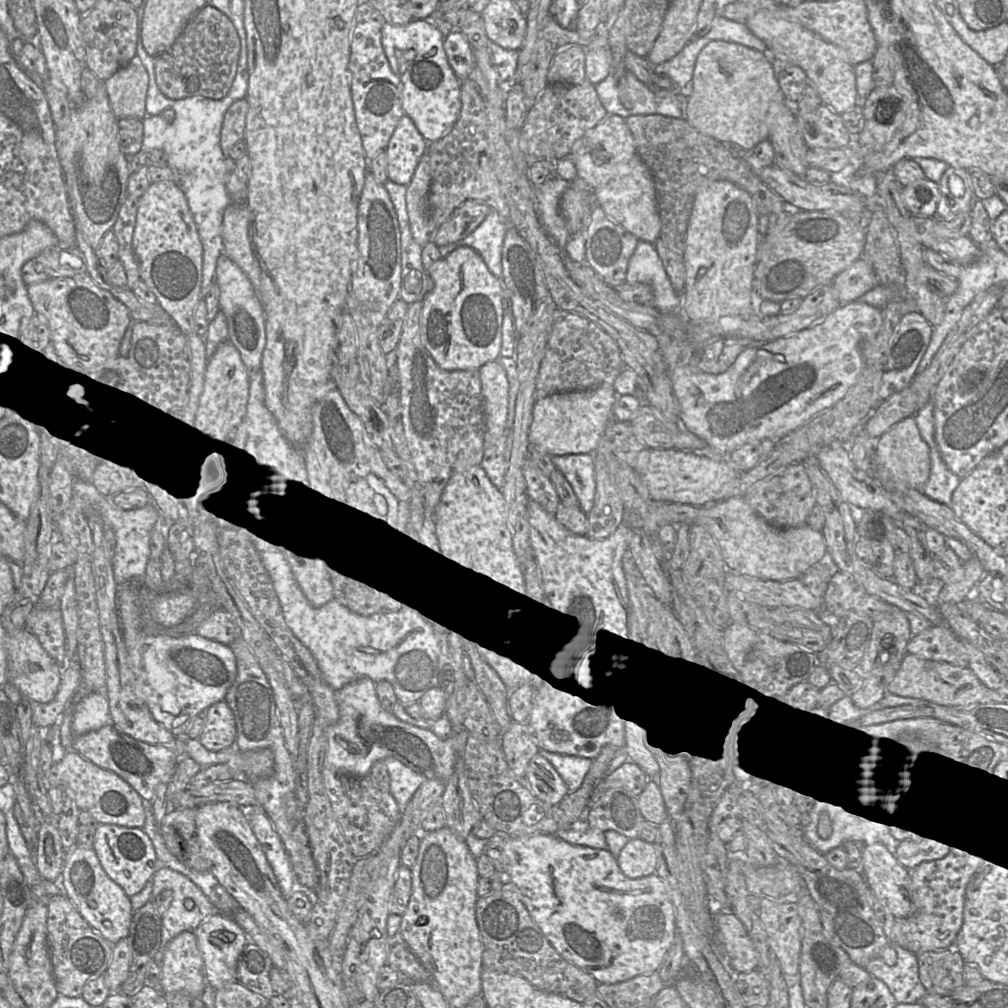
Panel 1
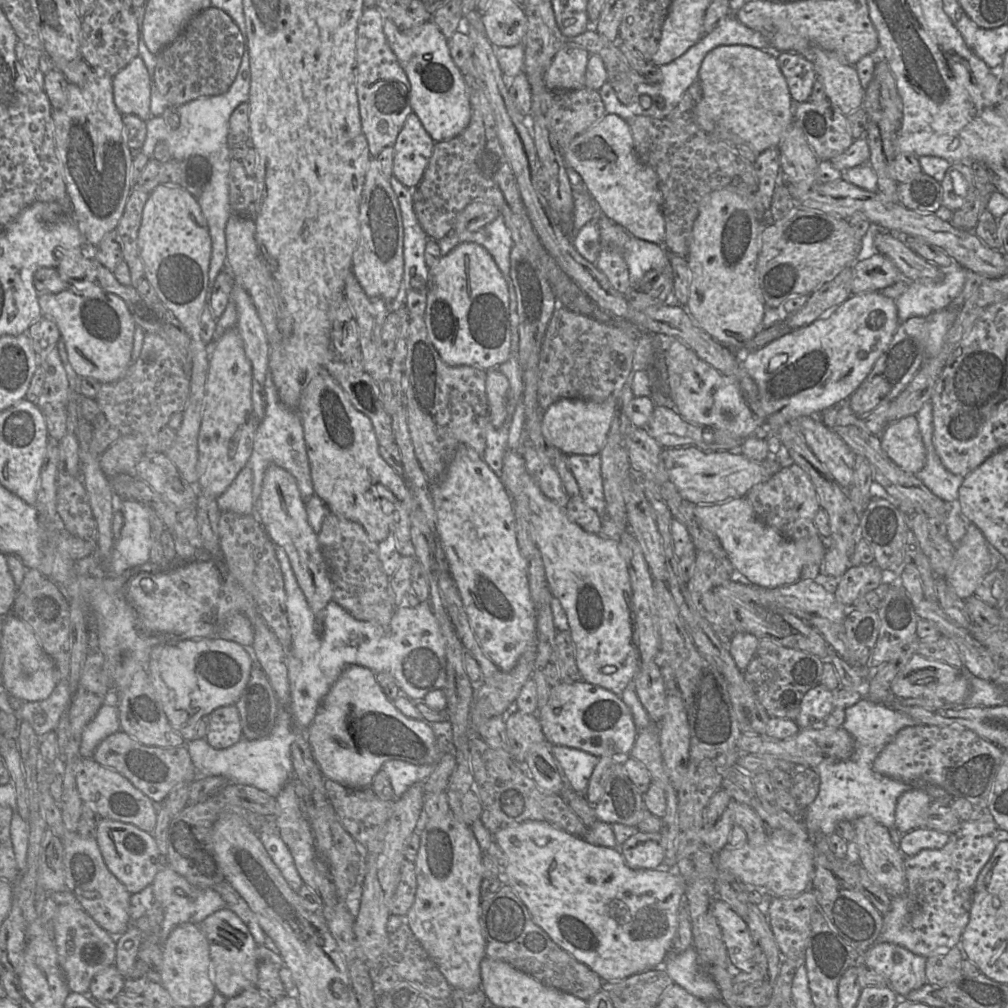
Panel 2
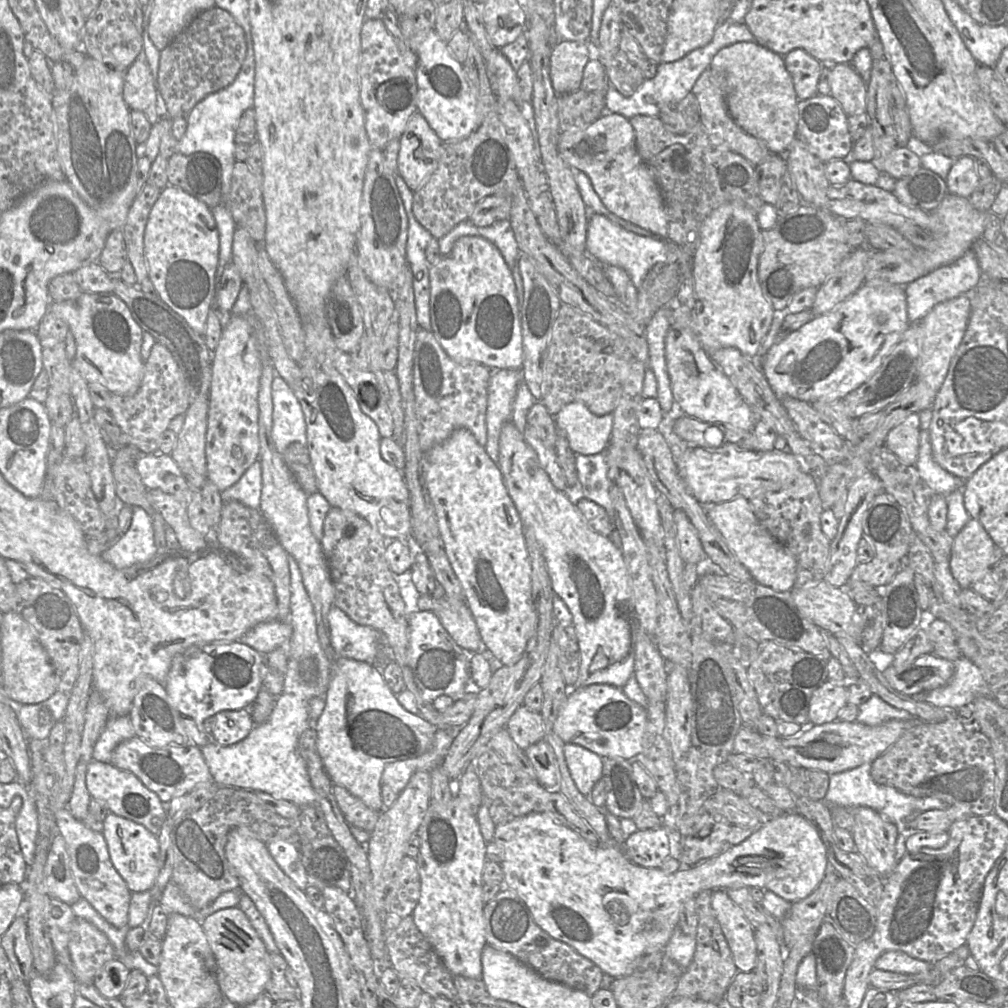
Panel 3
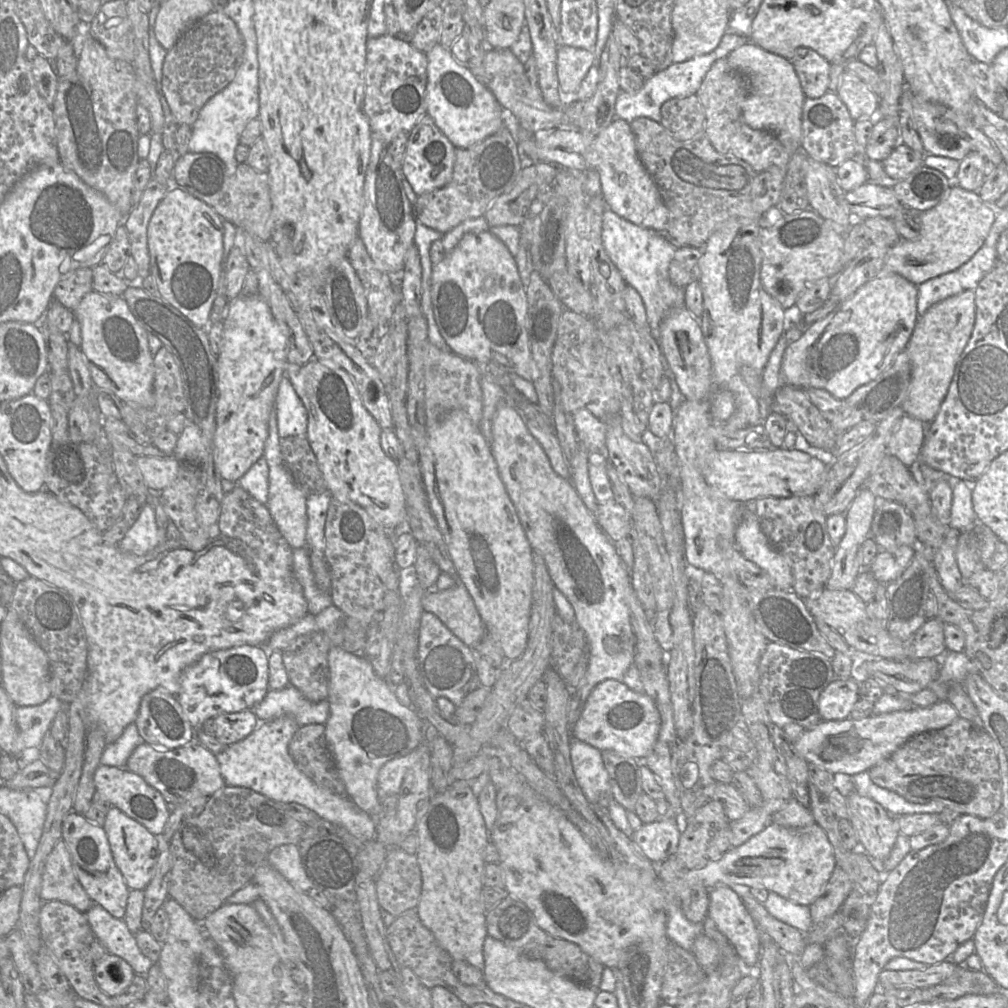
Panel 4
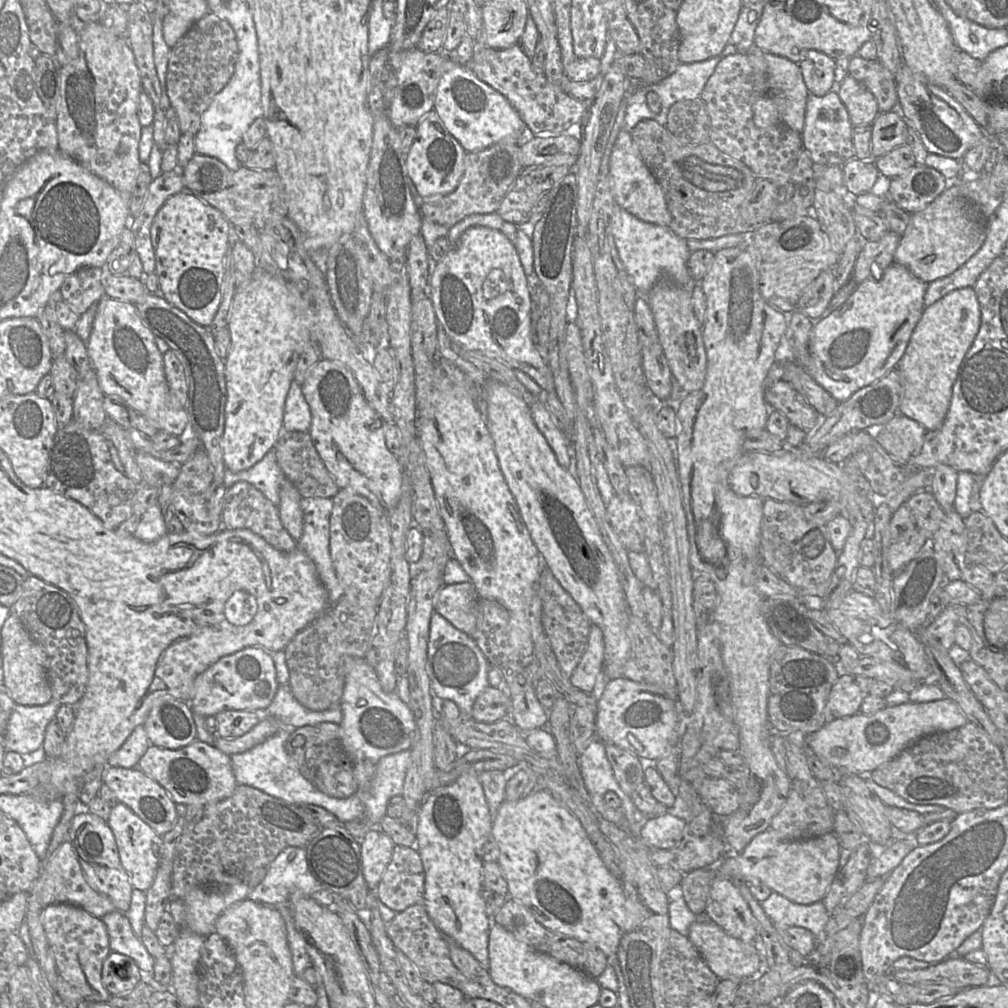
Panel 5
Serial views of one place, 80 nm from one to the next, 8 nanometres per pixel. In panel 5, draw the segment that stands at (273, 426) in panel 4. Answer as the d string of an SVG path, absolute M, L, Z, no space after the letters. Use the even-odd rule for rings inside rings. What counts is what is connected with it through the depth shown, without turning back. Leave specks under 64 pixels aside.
M285 480L279 490L278 512L280 521L289 535L298 543L303 534L303 511L298 489Z

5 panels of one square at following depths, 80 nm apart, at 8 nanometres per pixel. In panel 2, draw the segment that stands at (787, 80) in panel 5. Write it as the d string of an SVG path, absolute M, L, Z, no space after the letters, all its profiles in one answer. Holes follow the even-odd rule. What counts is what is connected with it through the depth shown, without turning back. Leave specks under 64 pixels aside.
M720 45L704 57L698 80L702 98L692 117L706 133L723 127L739 136L758 153L777 148L784 132L794 122L794 102L776 56L747 45Z

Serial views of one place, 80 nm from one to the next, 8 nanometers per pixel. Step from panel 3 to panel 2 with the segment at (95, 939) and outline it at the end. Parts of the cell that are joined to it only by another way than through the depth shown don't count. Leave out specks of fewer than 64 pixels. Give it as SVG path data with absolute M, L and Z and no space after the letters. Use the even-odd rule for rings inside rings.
M59 905L53 921L53 929L58 963L65 975L70 992L87 994L93 977L114 965L116 938L99 927L83 909L69 905Z

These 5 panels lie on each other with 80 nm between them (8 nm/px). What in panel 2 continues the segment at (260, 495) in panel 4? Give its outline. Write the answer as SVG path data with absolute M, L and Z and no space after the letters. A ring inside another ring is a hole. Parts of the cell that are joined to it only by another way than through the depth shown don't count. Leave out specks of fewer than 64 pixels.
M245 466L226 491L217 498L219 510L240 515L255 513L252 498L252 479L251 469Z

